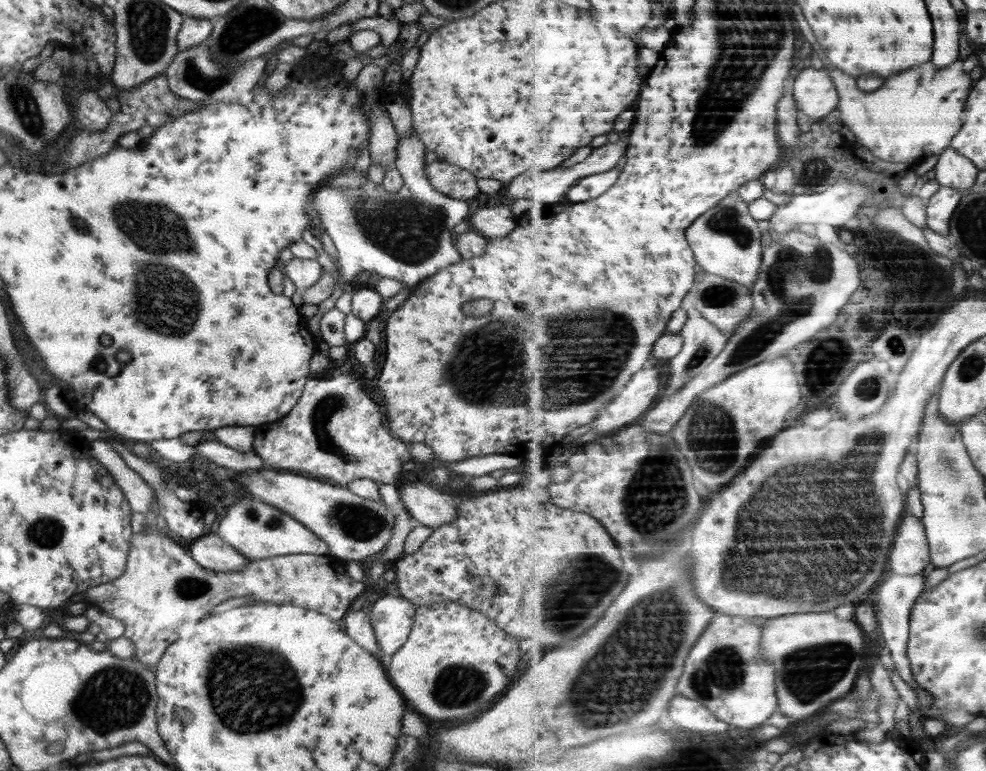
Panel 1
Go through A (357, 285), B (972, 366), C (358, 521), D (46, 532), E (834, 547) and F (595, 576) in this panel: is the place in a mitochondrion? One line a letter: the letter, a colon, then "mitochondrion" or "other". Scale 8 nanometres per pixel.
A: other
B: mitochondrion
C: mitochondrion
D: mitochondrion
E: mitochondrion
F: mitochondrion

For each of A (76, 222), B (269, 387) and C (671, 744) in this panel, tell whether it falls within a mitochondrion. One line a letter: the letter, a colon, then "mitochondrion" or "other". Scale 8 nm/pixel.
A: mitochondrion
B: other
C: other

